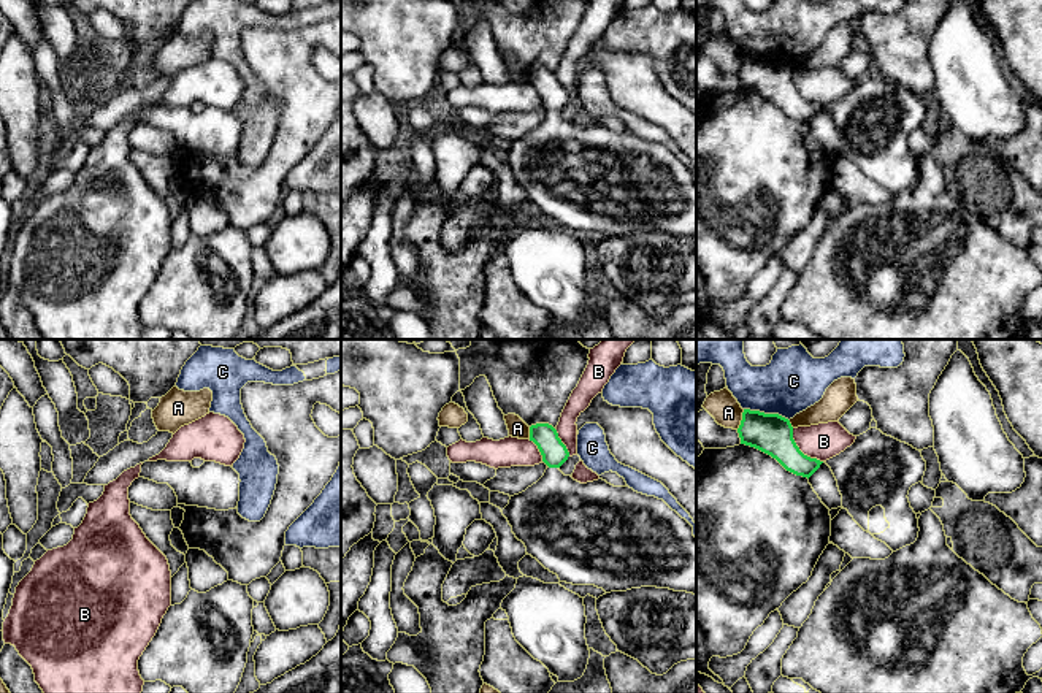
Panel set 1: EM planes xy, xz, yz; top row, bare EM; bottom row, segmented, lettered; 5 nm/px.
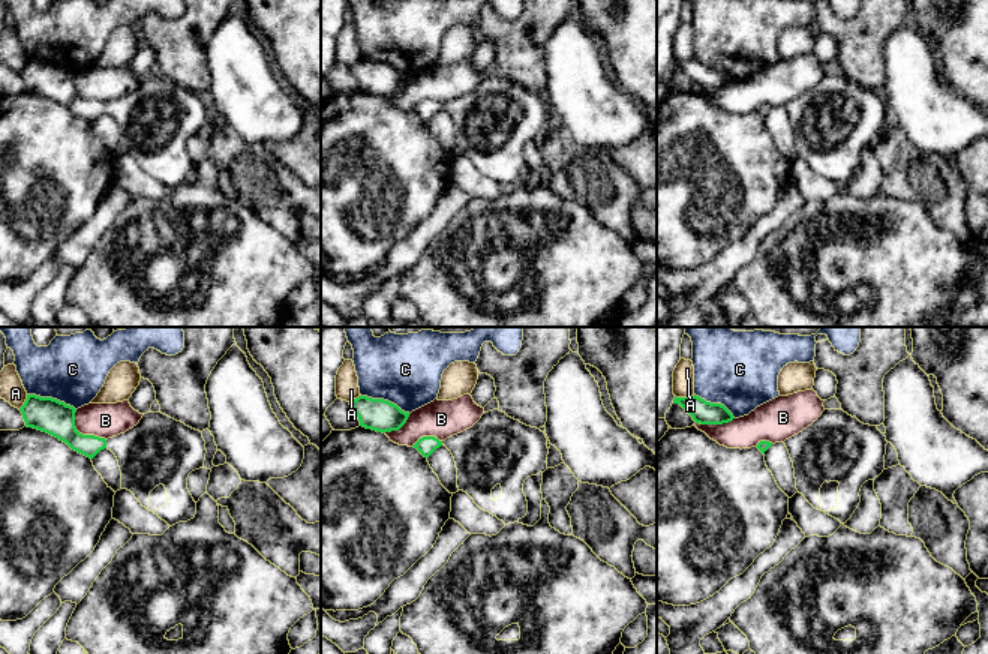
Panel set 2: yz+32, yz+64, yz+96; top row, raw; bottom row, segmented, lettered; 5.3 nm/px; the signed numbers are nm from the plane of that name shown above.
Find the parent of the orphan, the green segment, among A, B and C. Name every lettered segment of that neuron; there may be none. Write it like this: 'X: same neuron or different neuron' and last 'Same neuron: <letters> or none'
A: different neuron
B: different neuron
C: different neuron
Same neuron: none

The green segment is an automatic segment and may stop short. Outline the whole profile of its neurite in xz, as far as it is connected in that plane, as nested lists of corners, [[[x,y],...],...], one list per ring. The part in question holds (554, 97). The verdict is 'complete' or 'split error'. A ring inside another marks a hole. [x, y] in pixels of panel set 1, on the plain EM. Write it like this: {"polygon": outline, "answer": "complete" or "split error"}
{"polygon": [[[549,68],[530,71],[547,109],[544,121],[525,136],[511,141],[501,155],[512,178],[560,227],[595,230],[606,238],[641,232],[669,233],[696,239],[696,182],[693,171],[663,144],[614,132],[603,124],[580,128],[558,113],[569,97]]], "answer": "split error"}

